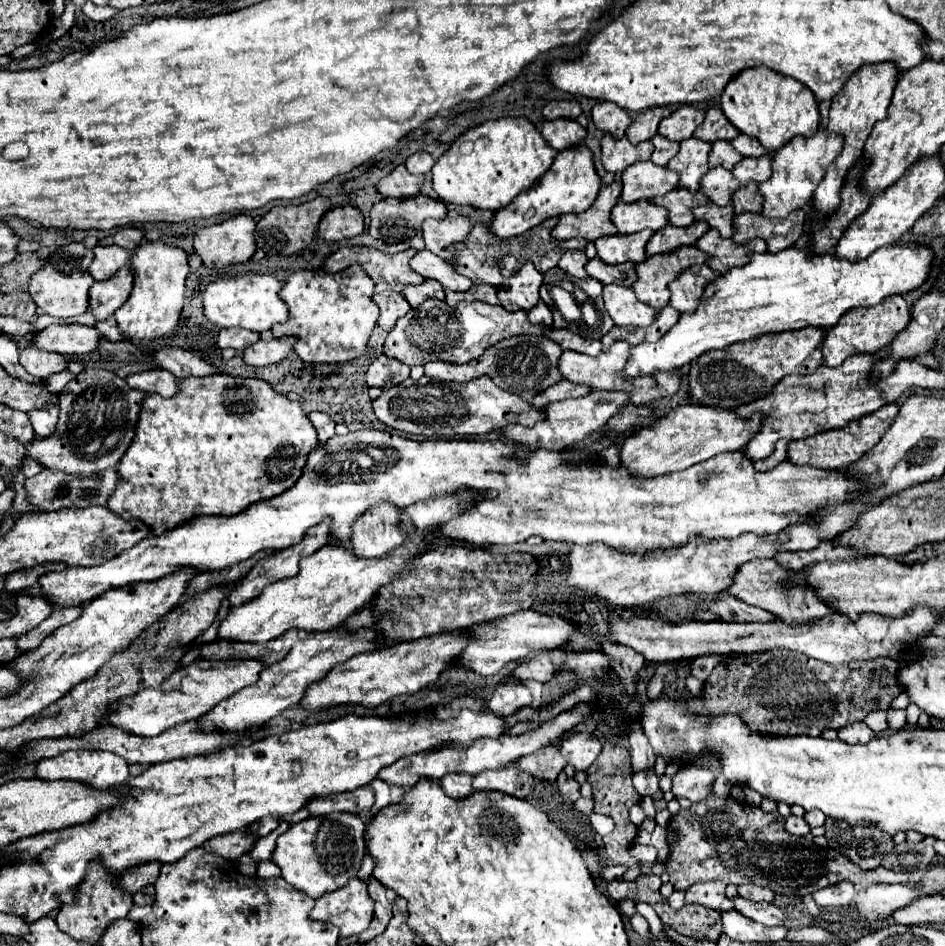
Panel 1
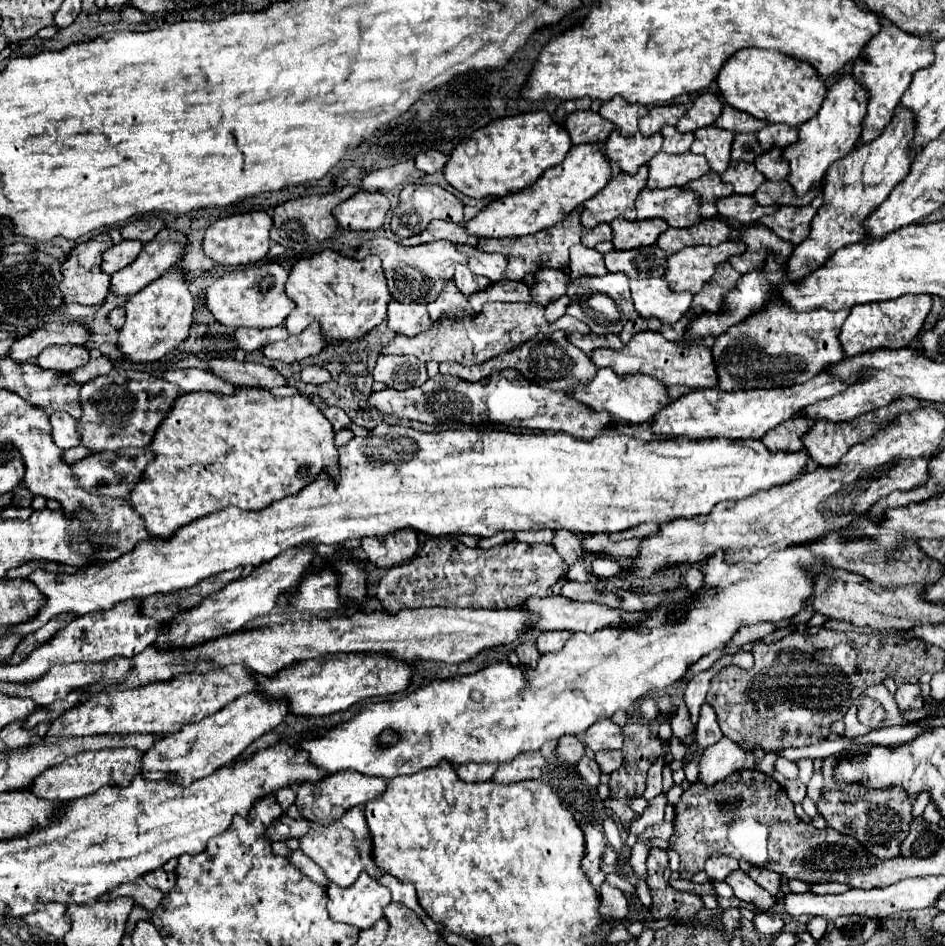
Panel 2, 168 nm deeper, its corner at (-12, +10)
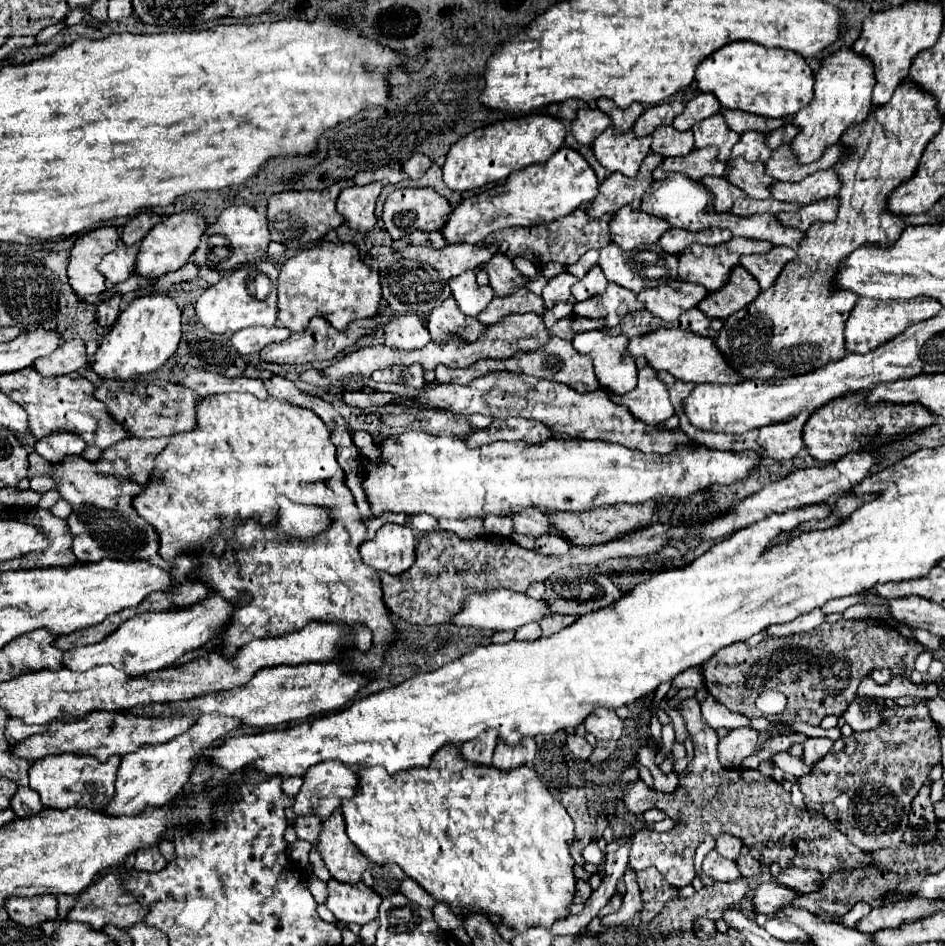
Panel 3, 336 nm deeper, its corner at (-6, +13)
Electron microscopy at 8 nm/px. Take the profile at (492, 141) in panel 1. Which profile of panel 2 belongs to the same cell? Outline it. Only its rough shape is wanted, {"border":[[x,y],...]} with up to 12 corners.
{"border":[[546,111],[460,143],[446,181],[474,199],[530,187],[572,147]]}

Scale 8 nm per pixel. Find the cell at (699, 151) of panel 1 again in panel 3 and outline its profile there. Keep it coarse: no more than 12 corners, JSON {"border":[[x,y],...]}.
{"border":[[722,114],[692,126],[694,146],[718,146],[722,162],[740,136]]}

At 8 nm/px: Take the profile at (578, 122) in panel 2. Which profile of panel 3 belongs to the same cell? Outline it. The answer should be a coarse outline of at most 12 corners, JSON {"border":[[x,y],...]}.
{"border":[[578,110],[572,134],[592,144],[612,124],[602,110]]}

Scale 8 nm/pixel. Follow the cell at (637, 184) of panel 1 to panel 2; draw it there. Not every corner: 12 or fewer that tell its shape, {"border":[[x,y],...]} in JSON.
{"border":[[656,153],[648,161],[648,189],[682,187],[708,173],[694,153]]}

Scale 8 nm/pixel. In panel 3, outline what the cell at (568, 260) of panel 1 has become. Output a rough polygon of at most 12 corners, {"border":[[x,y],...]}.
{"border":[[592,268],[572,286],[578,302],[604,294],[602,268]]}

